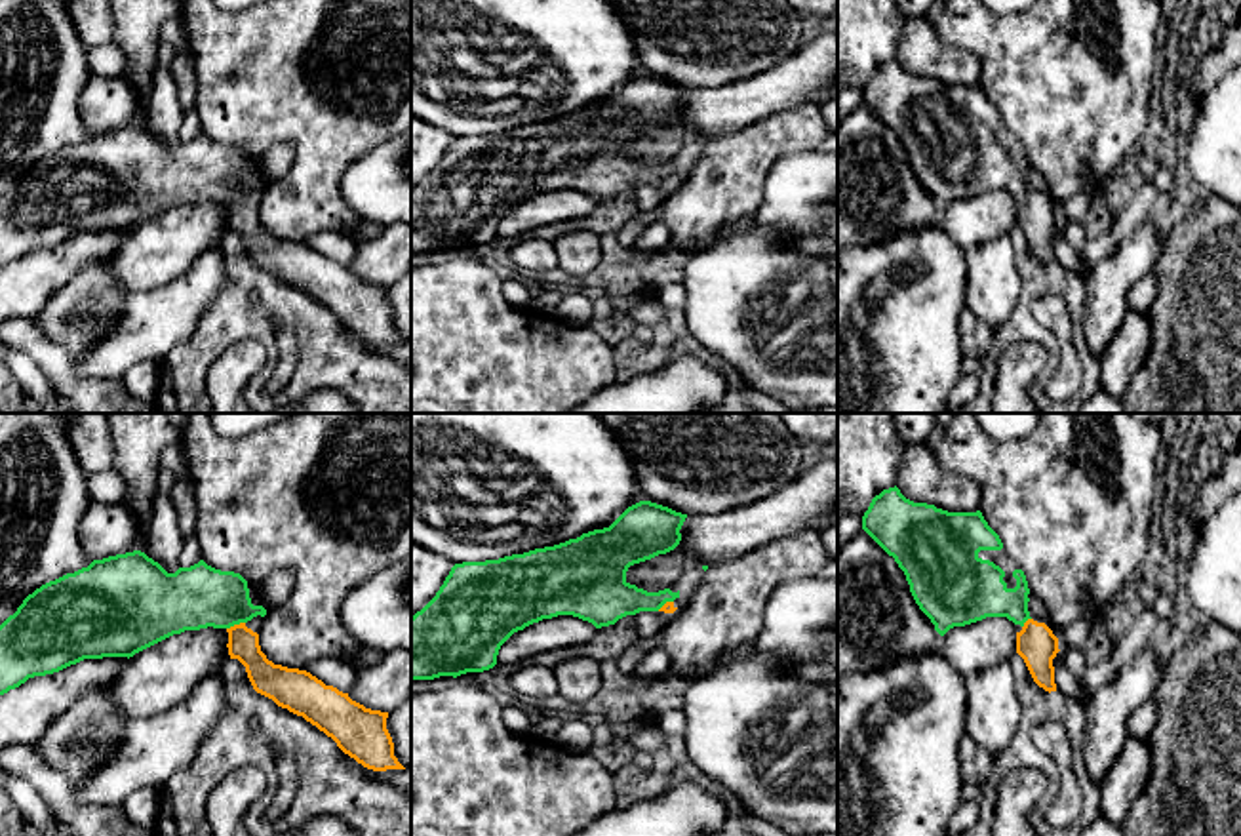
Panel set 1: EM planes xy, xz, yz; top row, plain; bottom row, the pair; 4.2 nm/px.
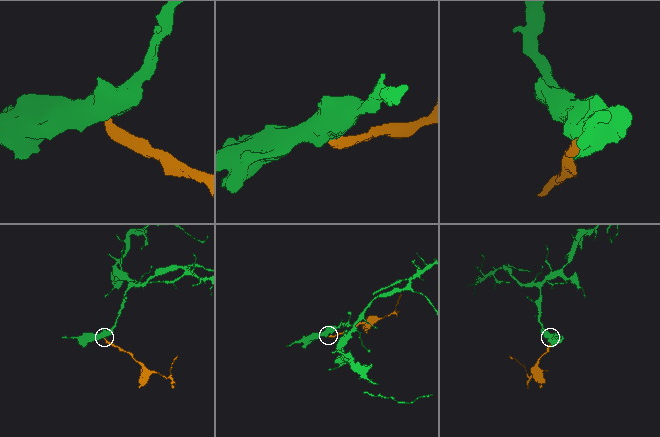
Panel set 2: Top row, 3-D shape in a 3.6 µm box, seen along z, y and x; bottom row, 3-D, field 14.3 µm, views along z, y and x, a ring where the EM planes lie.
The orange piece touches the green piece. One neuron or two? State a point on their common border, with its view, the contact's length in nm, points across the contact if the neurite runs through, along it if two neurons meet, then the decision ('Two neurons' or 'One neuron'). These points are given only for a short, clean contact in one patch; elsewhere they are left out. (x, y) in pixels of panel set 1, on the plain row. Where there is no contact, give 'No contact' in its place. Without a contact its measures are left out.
Touches orange at xy (235, 199). Shared border 90 nm. Path across: xy (242, 218), (235, 199), (206, 170), (198, 170). One neuron

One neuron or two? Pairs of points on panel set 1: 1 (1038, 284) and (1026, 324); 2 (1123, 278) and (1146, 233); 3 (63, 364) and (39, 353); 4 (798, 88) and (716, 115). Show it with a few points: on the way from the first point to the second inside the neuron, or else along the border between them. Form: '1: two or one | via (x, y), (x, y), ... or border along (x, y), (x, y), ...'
1: one | via (1028, 294), (1026, 315)
2: one | via (1125, 267), (1144, 244)
3: one | via (58, 364), (44, 353)
4: one | via (777, 90), (737, 105)

